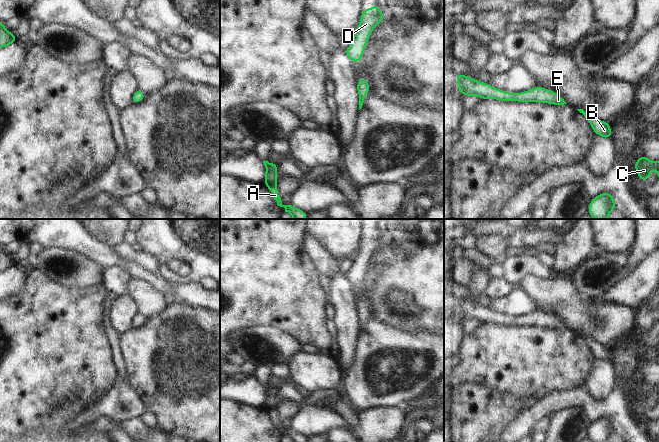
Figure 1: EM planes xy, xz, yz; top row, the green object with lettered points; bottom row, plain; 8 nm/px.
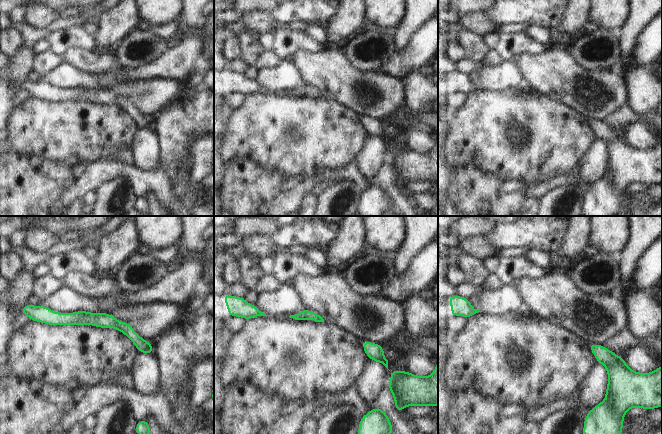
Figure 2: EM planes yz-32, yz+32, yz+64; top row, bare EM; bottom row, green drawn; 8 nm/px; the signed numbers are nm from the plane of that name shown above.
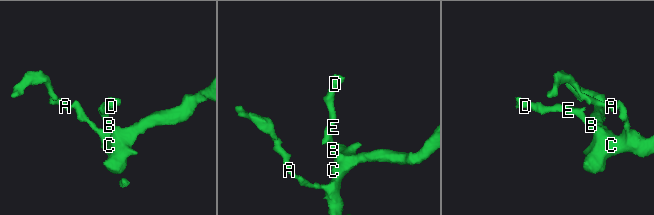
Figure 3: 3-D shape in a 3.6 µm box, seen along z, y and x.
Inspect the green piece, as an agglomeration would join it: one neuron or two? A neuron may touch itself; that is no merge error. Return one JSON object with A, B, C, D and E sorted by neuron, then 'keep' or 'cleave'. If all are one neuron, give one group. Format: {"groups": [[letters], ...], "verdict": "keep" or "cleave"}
{"groups": [["A", "B", "C", "D", "E"]], "verdict": "keep"}

